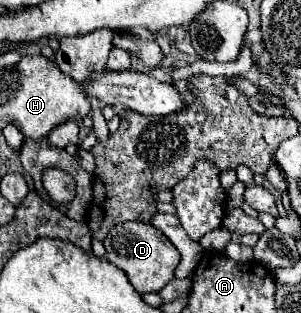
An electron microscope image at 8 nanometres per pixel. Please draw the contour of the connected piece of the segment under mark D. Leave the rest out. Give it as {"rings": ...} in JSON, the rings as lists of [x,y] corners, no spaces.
{"rings":[[[147,222],[115,224],[111,232],[105,236],[103,244],[107,250],[105,258],[127,274],[127,278],[131,280],[133,288],[139,294],[159,292],[173,278],[173,272],[181,260],[181,254],[175,246],[171,246],[171,240],[161,230],[155,230],[155,226]]]}

